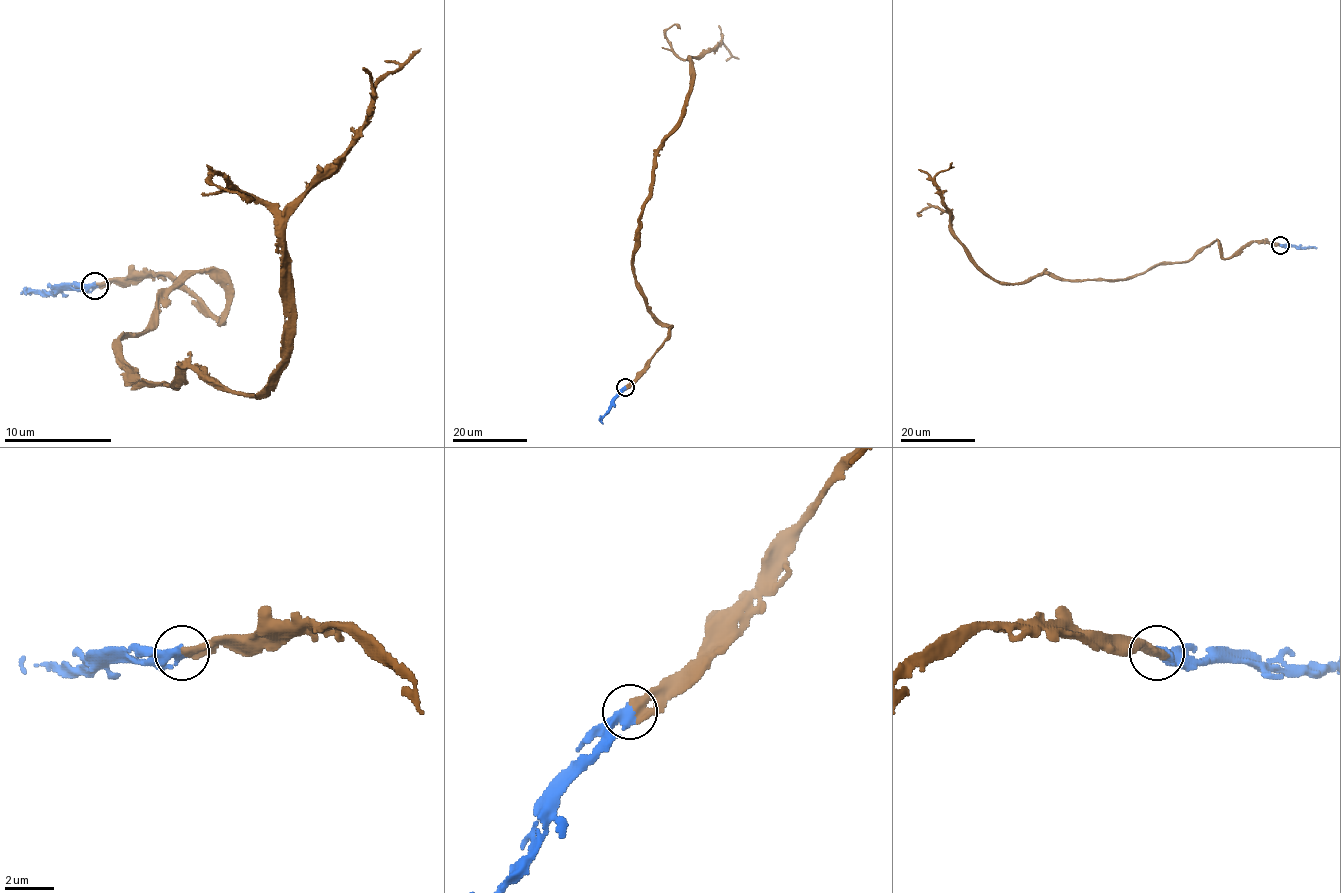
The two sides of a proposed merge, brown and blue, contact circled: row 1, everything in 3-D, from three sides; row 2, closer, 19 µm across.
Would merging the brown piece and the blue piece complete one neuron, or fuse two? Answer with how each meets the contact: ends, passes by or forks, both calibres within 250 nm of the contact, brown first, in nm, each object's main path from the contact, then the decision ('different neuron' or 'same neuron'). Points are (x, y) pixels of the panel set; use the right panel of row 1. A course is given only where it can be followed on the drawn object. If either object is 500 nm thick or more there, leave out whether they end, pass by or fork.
brown ends there; blue ends there; 360 nm thick on the brown side, 460 nm on the other; brown runs (1280, 245), (1250, 241), (1228, 258), (1213, 240), (1123, 279), (1000, 282), (950, 225), (934, 177), (952, 162); blue runs (1280, 245), (1317, 248); same neuron

